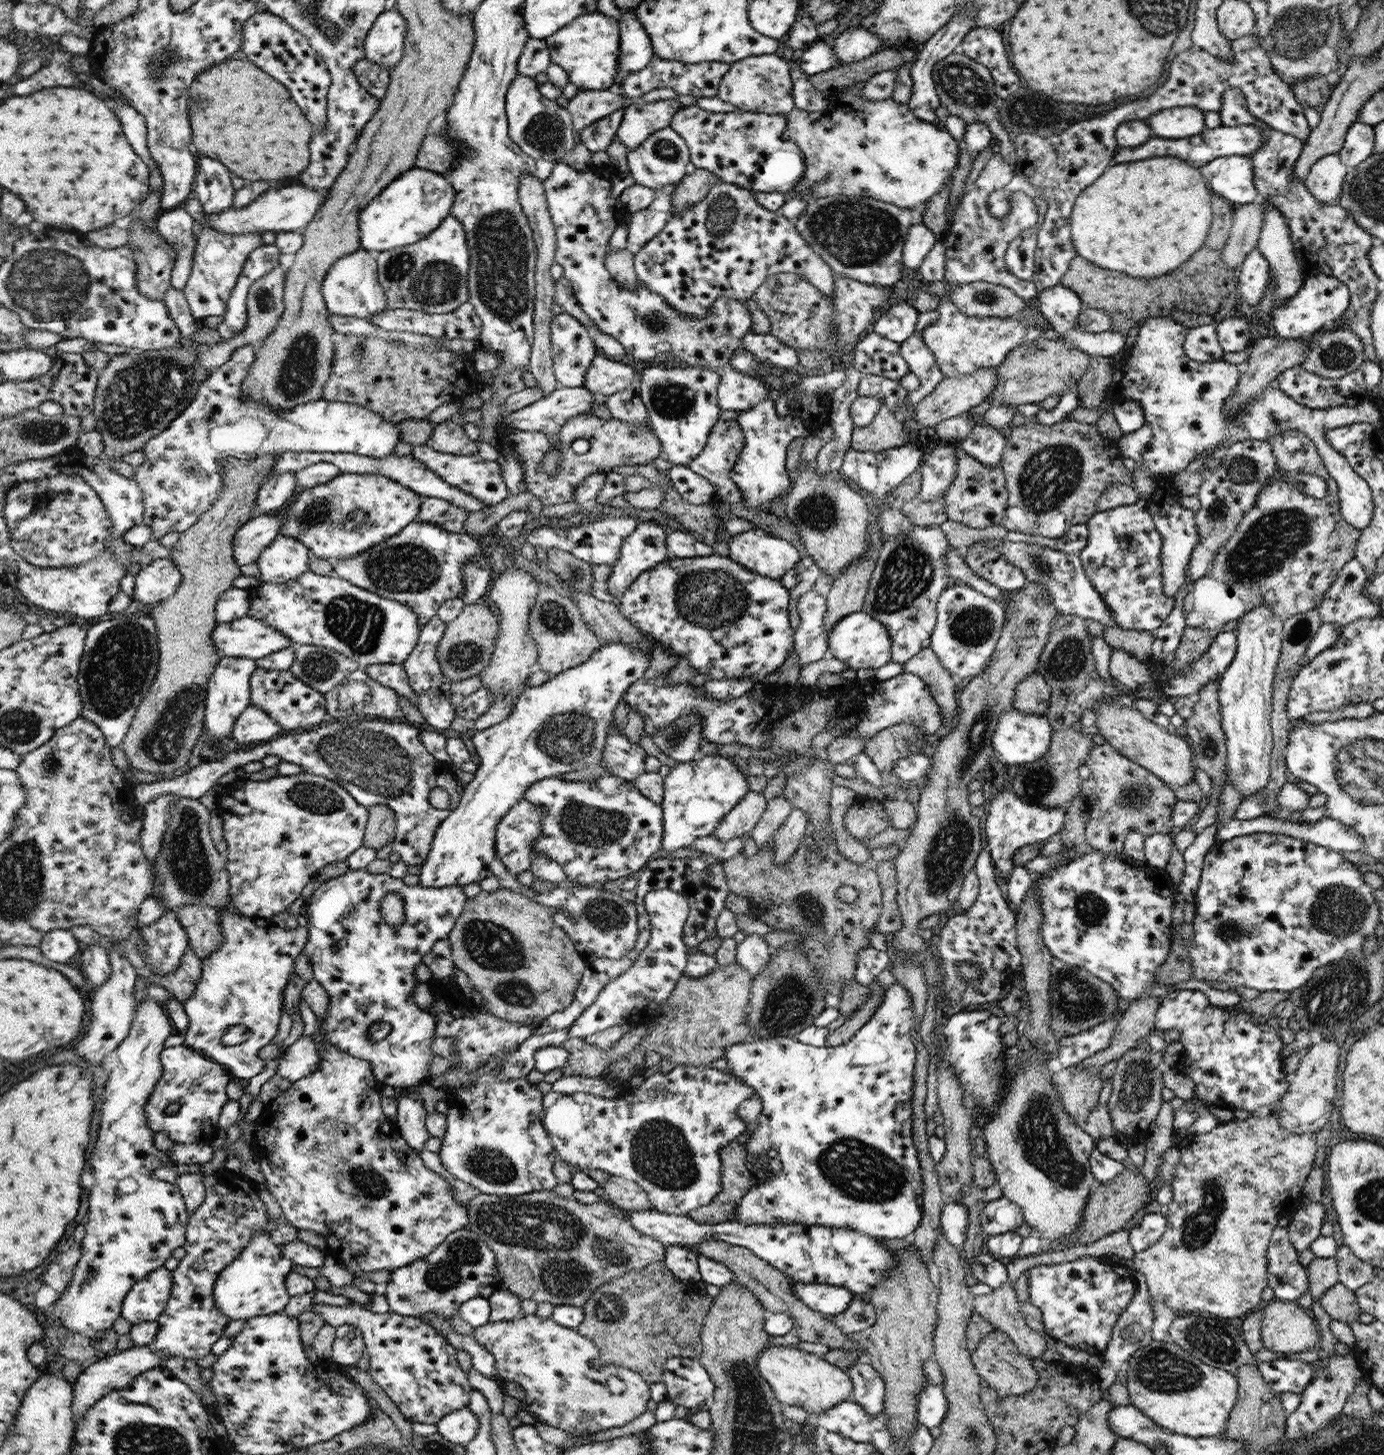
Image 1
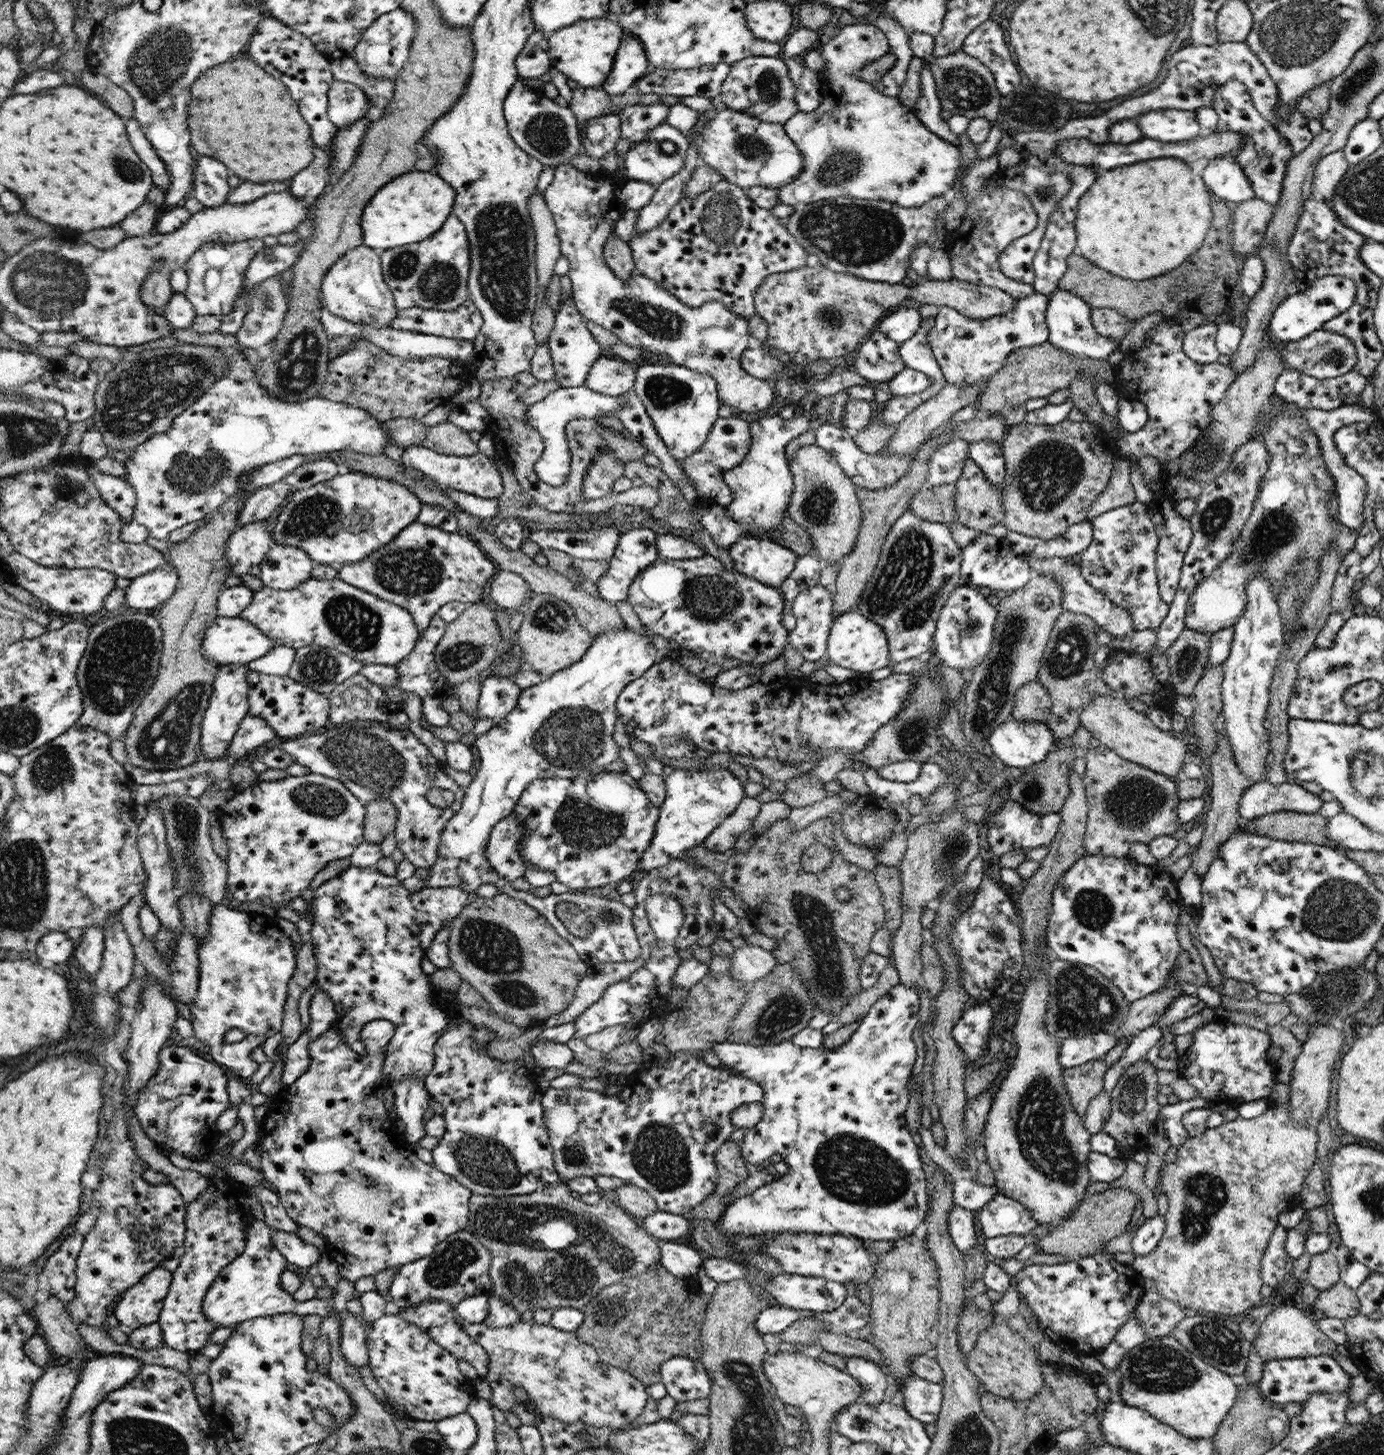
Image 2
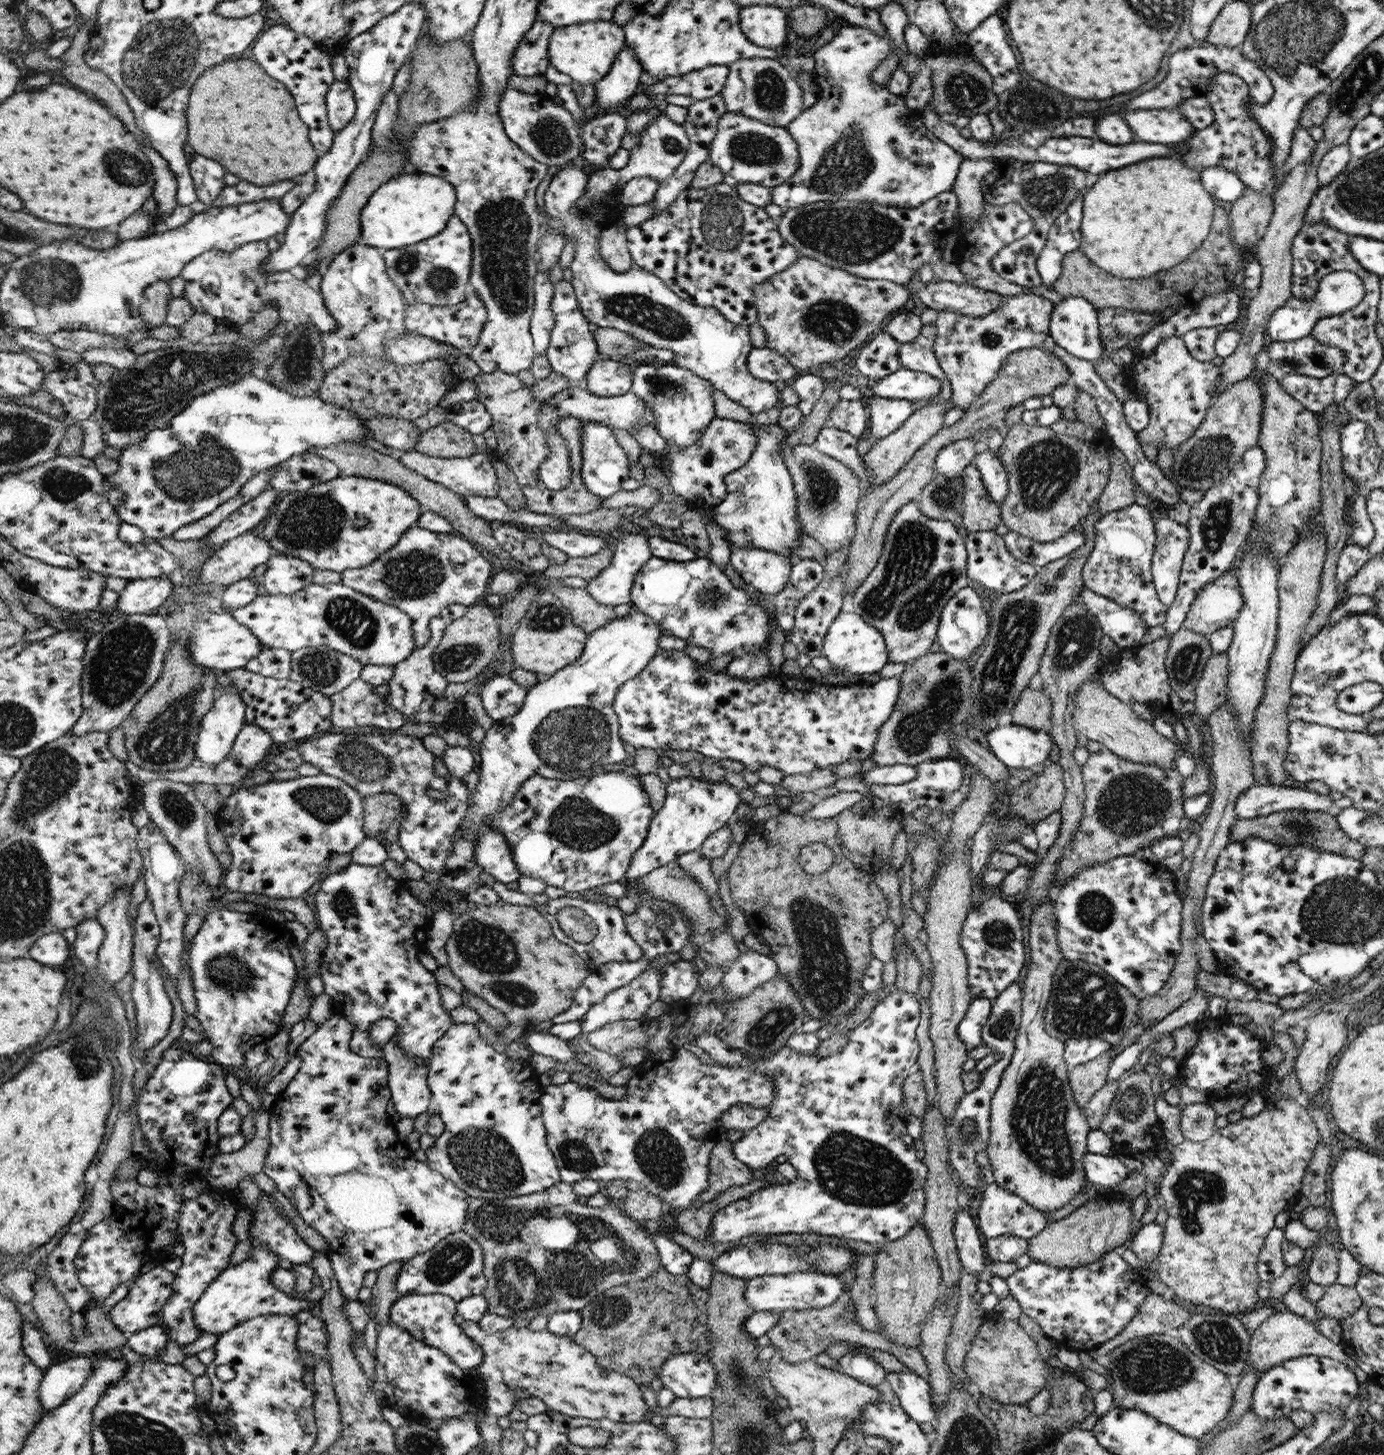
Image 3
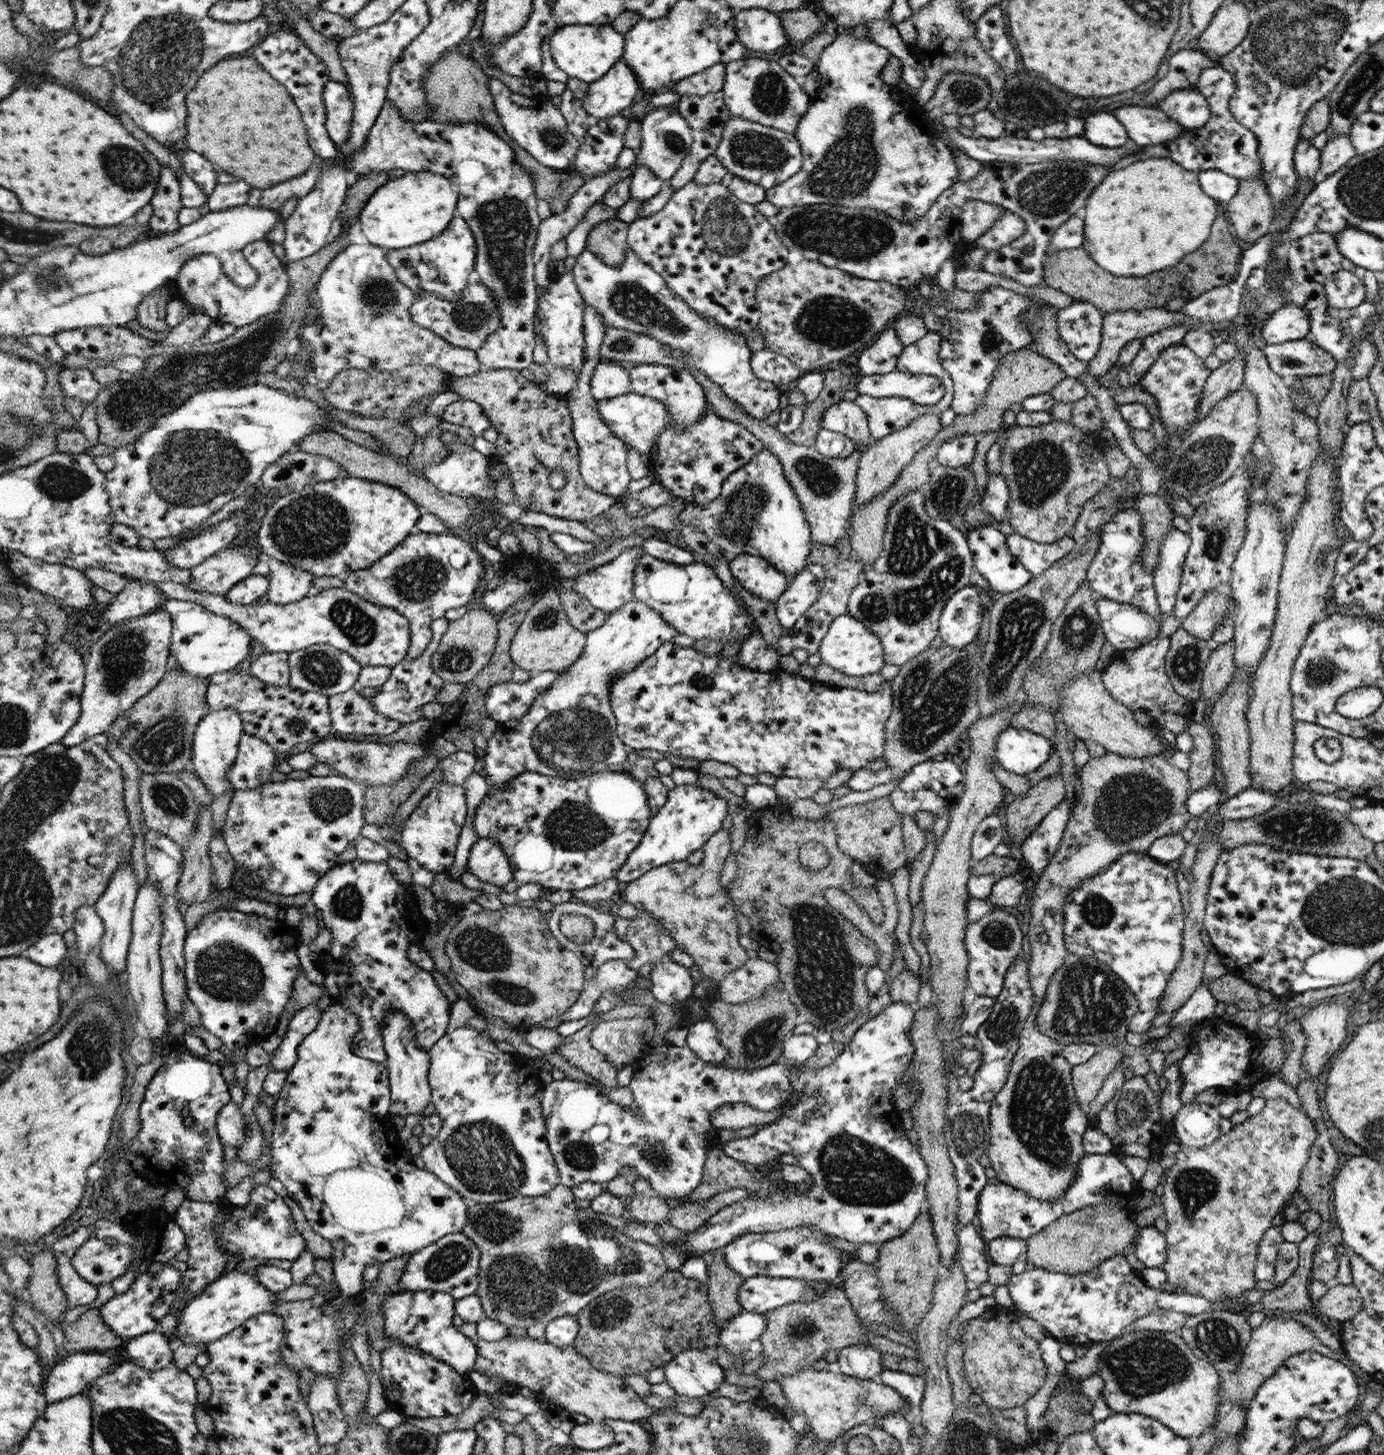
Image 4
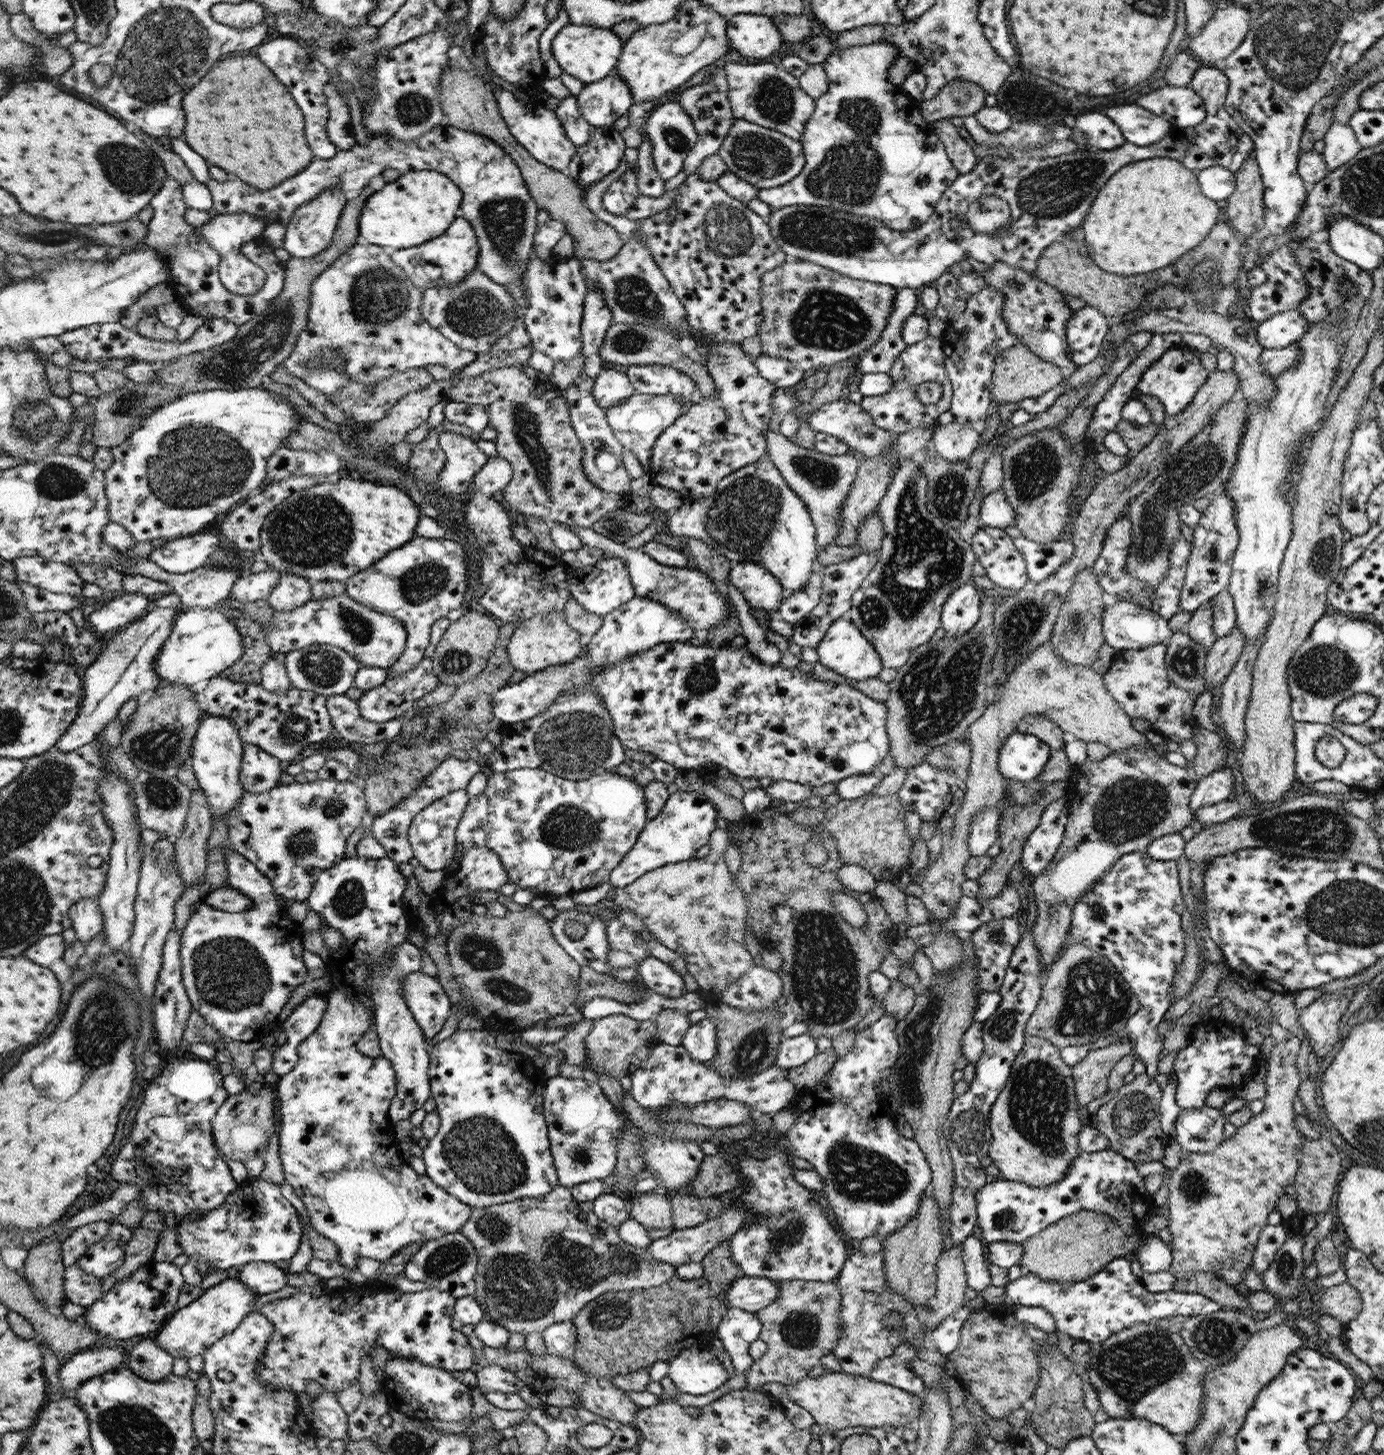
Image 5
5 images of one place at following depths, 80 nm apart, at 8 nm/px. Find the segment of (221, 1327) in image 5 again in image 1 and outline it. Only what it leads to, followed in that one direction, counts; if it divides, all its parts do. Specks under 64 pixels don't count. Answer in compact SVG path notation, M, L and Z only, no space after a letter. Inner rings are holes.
M258 1231L253 1236L253 1240L245 1246L244 1252L231 1265L226 1266L226 1269L222 1270L220 1277L217 1279L216 1288L213 1290L213 1299L217 1308L232 1321L282 1313L292 1299L285 1281L292 1272L293 1265L293 1260L285 1257L284 1251L268 1233ZM358 1302L344 1306L312 1303L309 1310L332 1326L349 1324L361 1330L365 1352L370 1356L370 1376L410 1422L436 1424L442 1417L468 1406L473 1392L466 1374L458 1368L456 1349L421 1317L390 1311L376 1314Z

